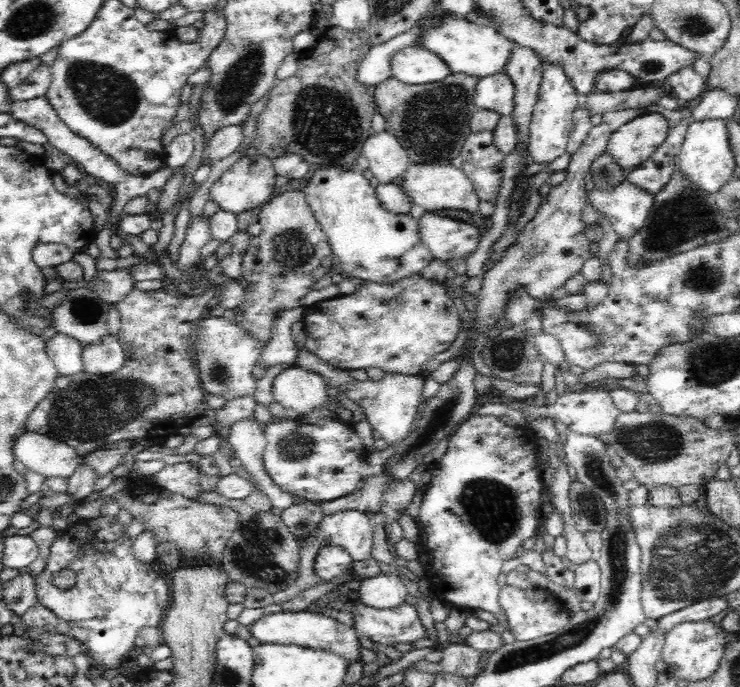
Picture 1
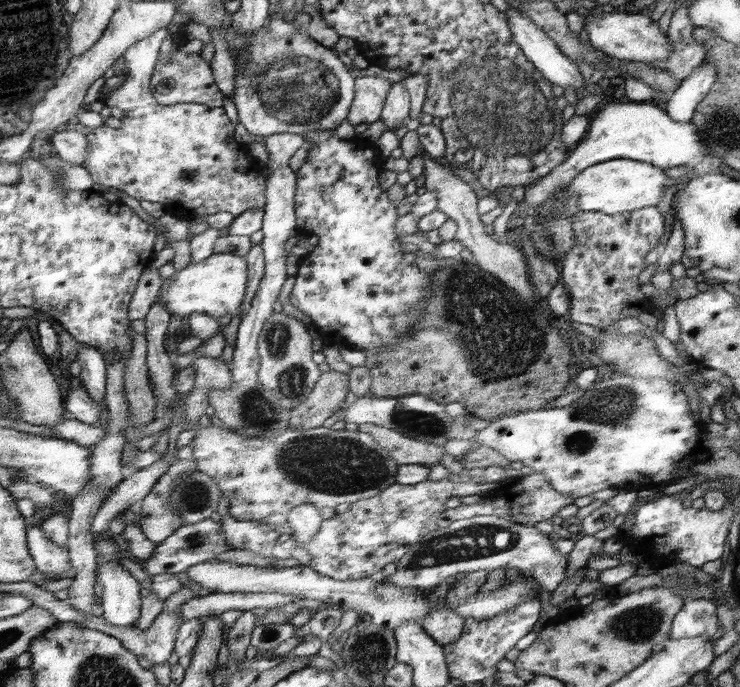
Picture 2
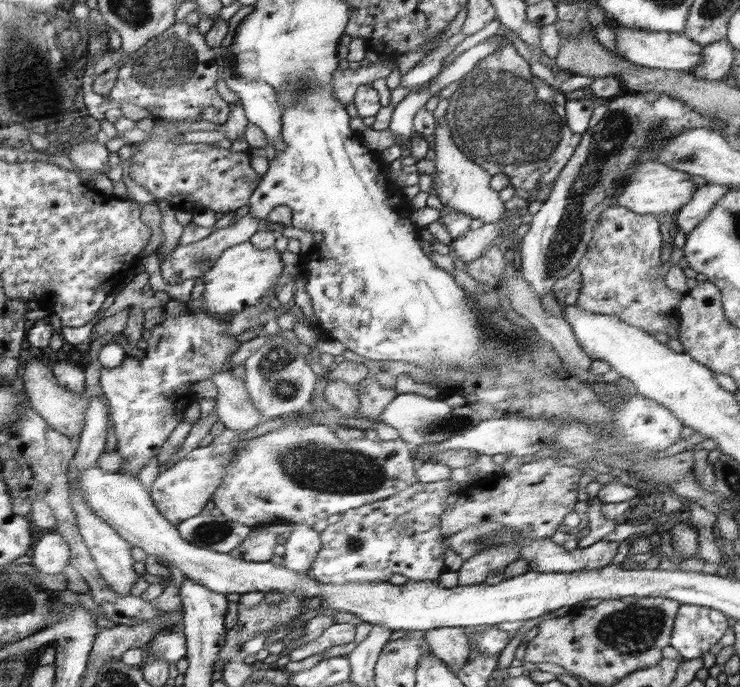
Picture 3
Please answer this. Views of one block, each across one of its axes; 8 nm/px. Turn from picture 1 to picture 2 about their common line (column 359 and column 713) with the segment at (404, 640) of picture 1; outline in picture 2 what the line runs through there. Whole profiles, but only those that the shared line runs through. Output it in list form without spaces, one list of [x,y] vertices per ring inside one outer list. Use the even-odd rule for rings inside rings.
[[[706,599],[685,600],[671,626],[671,640],[714,635],[718,627],[717,605],[718,602]]]

